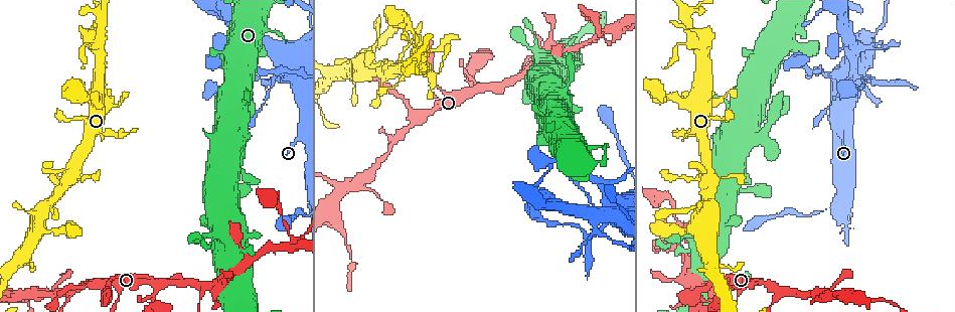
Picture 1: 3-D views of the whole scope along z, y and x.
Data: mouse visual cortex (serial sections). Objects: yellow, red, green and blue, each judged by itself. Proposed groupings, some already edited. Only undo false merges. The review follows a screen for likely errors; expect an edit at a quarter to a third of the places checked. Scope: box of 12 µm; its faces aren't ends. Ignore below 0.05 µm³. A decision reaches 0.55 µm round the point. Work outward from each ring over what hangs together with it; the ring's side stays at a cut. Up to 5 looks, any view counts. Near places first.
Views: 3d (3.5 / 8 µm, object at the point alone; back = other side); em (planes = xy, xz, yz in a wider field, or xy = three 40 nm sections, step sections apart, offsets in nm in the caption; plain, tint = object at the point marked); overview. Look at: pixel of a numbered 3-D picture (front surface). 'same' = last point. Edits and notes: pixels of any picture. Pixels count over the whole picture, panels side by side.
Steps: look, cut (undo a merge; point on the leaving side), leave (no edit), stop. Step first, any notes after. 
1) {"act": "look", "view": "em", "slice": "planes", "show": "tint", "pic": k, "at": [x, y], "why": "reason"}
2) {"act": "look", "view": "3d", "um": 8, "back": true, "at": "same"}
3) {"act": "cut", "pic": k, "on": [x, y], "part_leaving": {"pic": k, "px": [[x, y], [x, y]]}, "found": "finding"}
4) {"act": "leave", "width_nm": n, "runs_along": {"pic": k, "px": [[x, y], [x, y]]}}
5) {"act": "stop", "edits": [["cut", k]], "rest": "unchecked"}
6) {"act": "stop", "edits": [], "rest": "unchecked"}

{"act": "look", "view": "3d", "um": 3.5, "back": true, "pic": 1, "at": [204, 286], "why": "sudden change in width"}

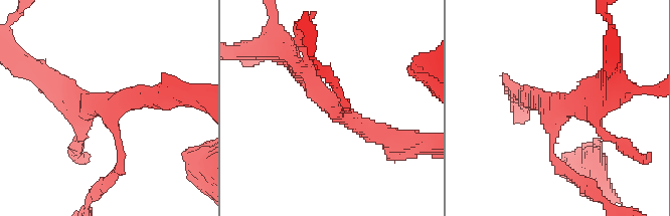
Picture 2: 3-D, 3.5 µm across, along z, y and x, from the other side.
{"act": "look", "view": "em", "slice": "xy", "step": 5, "show": "tint", "pic": 2, "at": [550, 103], "arms": 3, "arm_widths_nm": [100, 250, 300], "why": "need the tissue"}

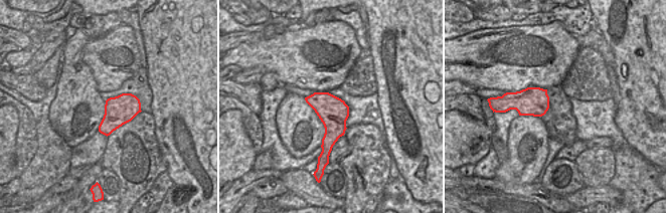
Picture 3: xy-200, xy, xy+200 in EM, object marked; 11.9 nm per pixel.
{"act": "leave", "width_nm": 360, "runs_along": {"pic": 2, "px": [[398, 139], [349, 121], [294, 64]]}, "found": "all the same cell"}

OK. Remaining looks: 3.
{"act": "look", "view": "3d", "um": 3.5, "pic": 1, "at": [398, 139], "why": "three arms meet"}

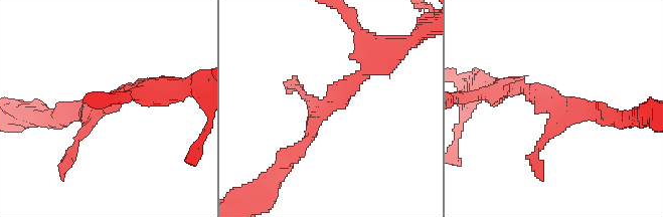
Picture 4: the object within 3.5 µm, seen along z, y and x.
{"act": "look", "view": "em", "slice": "xy", "step": 5, "show": "plain", "pic": 4, "at": [328, 106], "arms": 3, "arm_widths_nm": [100, 200, 200], "why": "need the tissue"}

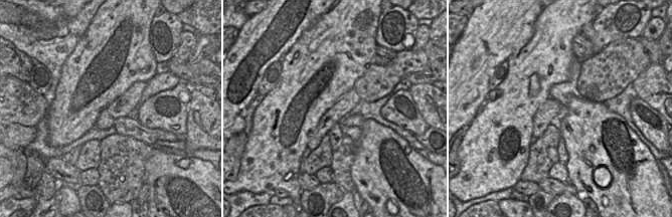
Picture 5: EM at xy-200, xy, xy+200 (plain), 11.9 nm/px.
{"act": "look", "view": "em", "slice": "xy", "step": 5, "show": "tint", "at": "same", "why": "where the object lies"}

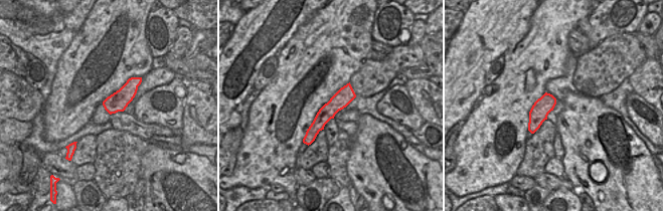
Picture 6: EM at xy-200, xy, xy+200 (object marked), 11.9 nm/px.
{"act": "leave", "width_nm": 200, "runs_along": {"pic": 4, "px": [[374, 64], [313, 121], [288, 160]]}, "found": "one cell here"}

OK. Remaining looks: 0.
{"act": "stop", "edits": [], "rest": "unchecked"}

